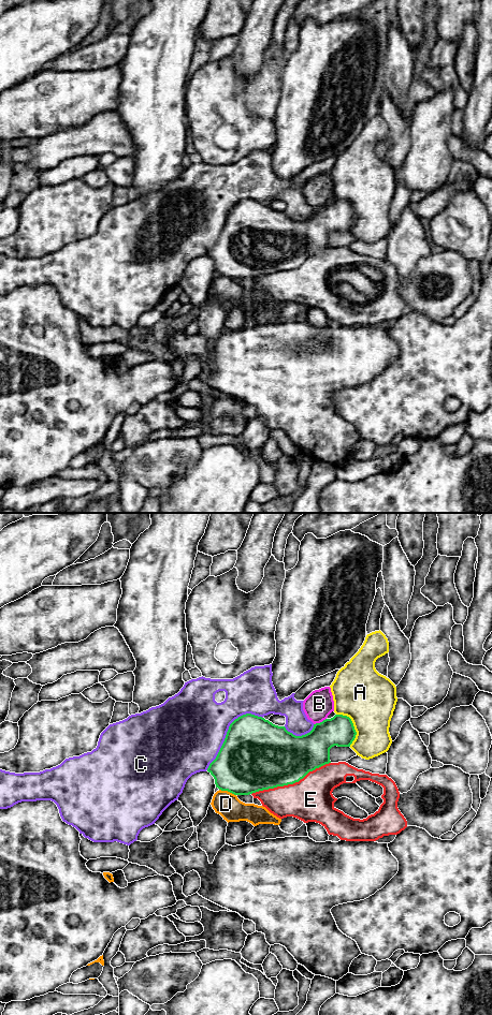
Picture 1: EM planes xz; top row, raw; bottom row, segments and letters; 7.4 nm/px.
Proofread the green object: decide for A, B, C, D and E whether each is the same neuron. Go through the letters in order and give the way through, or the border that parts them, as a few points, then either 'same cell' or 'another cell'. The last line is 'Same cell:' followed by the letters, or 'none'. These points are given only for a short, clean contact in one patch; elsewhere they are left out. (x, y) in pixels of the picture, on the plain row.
A: another cell
B: another cell
C: another cell
D: border along xz (219, 274), (227, 275), (235, 280); another cell
E: another cell
Same cell: none

